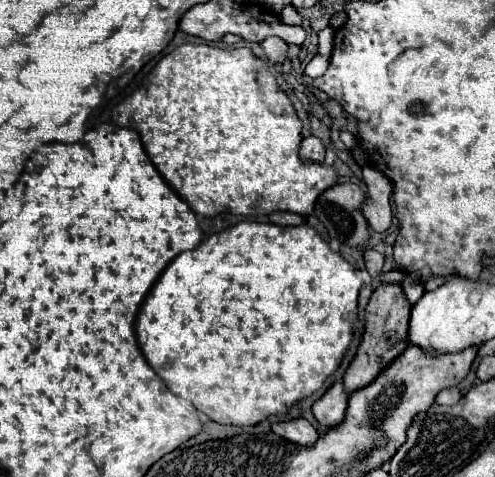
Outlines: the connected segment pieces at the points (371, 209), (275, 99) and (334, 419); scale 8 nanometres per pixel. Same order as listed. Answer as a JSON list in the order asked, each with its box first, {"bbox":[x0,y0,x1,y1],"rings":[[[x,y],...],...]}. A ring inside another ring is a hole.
[{"bbox":[362,166,392,232],"rings":[[[364,166],[362,178],[366,184],[366,200],[362,204],[362,212],[370,228],[376,228],[378,232],[384,232],[390,228],[392,222],[392,210],[390,210],[390,192],[392,184],[386,176],[382,176],[378,170]]]},{"bbox":[114,44,336,218],"rings":[[[182,44],[141,80],[146,88],[118,104],[114,122],[138,130],[156,170],[192,212],[208,218],[222,212],[260,216],[276,210],[308,216],[320,192],[336,184],[336,172],[330,166],[304,164],[300,160],[302,122],[266,62],[256,58],[250,48],[224,50],[208,44]]]},{"bbox":[312,382,348,428],"rings":[[[334,382],[326,390],[326,394],[312,404],[312,412],[320,424],[330,428],[330,426],[336,426],[342,422],[346,406],[348,406],[348,396],[346,396],[344,384]]]}]

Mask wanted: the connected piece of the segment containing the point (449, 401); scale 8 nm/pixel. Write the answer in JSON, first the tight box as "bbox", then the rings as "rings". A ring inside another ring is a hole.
{"bbox":[436,388,460,406],"rings":[[[446,388],[442,390],[438,396],[436,396],[436,404],[446,404],[446,406],[452,406],[460,400],[460,390],[458,388]]]}

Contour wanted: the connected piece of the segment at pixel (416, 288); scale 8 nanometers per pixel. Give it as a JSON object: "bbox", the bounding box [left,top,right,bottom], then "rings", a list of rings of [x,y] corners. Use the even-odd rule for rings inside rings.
{"bbox":[402,282,424,304],"rings":[[[402,282],[402,288],[404,288],[404,294],[408,296],[408,300],[412,302],[412,304],[416,304],[418,300],[420,300],[420,296],[422,296],[422,292],[424,292],[424,288],[420,286],[420,284],[416,284],[416,282]]]}

